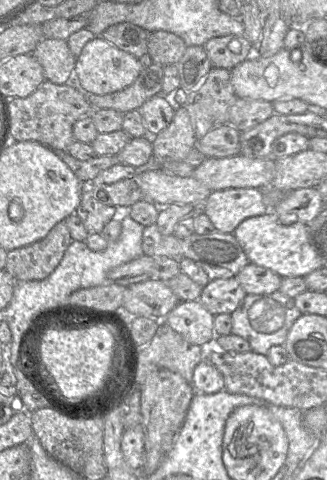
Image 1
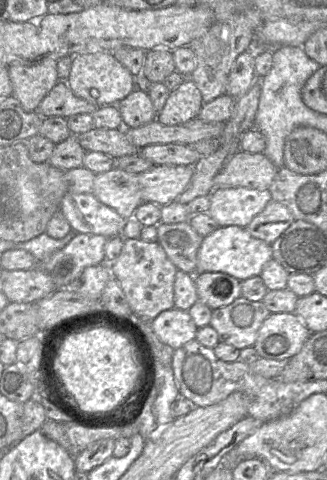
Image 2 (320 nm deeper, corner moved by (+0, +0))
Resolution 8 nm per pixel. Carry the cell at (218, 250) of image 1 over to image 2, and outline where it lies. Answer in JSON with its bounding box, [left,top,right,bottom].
[157,221,203,275]

